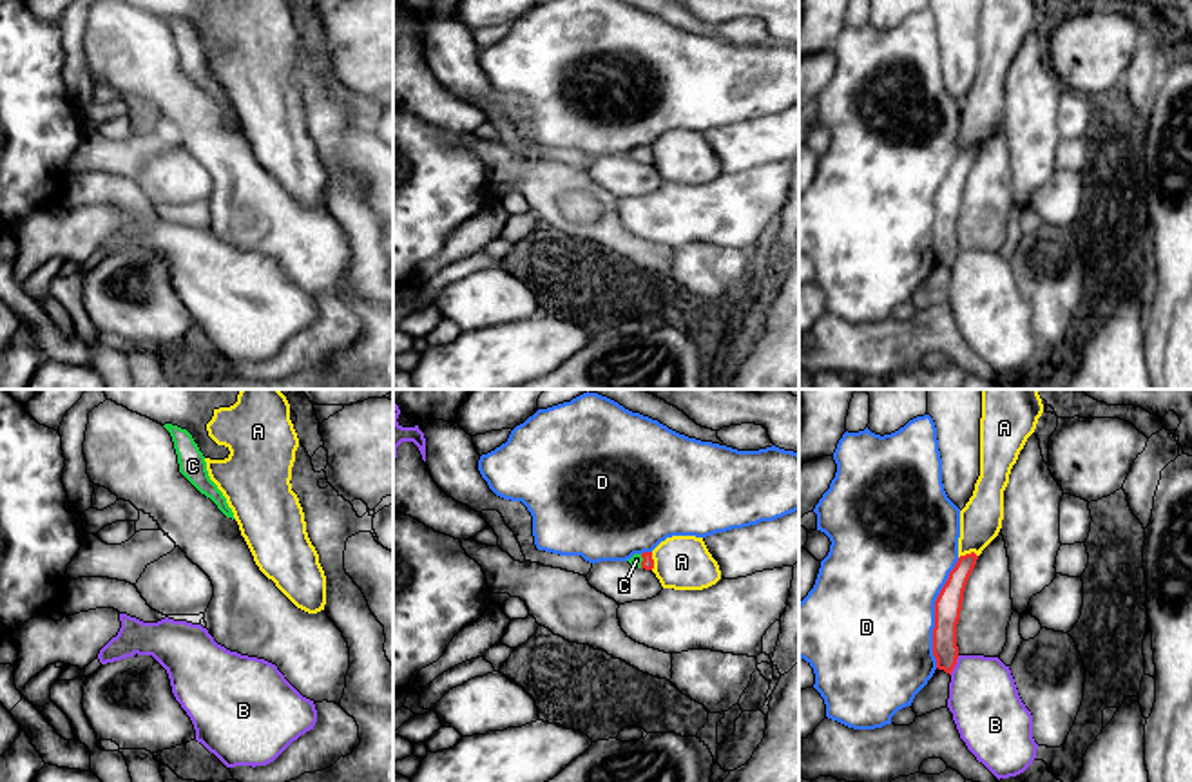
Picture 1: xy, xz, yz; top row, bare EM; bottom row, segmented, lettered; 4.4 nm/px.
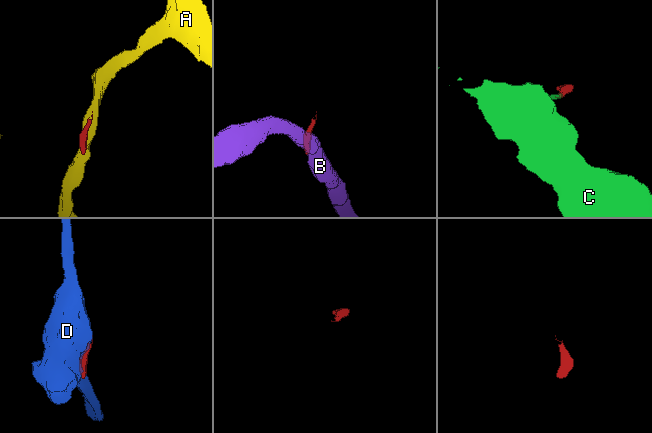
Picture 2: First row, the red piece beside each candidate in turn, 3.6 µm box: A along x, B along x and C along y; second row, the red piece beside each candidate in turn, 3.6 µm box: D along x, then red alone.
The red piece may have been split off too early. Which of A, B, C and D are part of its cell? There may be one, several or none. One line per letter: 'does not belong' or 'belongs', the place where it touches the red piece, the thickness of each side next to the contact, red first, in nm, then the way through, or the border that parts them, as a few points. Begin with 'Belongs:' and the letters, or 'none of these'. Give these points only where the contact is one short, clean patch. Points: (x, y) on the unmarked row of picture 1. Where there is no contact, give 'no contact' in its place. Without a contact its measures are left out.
Belongs: C
A: does not belong; contact yz (968, 149); calibres 120 and 190 nm
B: does not belong; contact yz (955, 257); calibres 110 and 300 nm; border yz (959, 250), (950, 268)
C: belongs; contact xz (642, 156); calibres 60 and 50 nm; way xz (647, 158), (642, 156), (636, 154)
D: does not belong; contact yz (935, 207); calibres 120 and 500 nm

